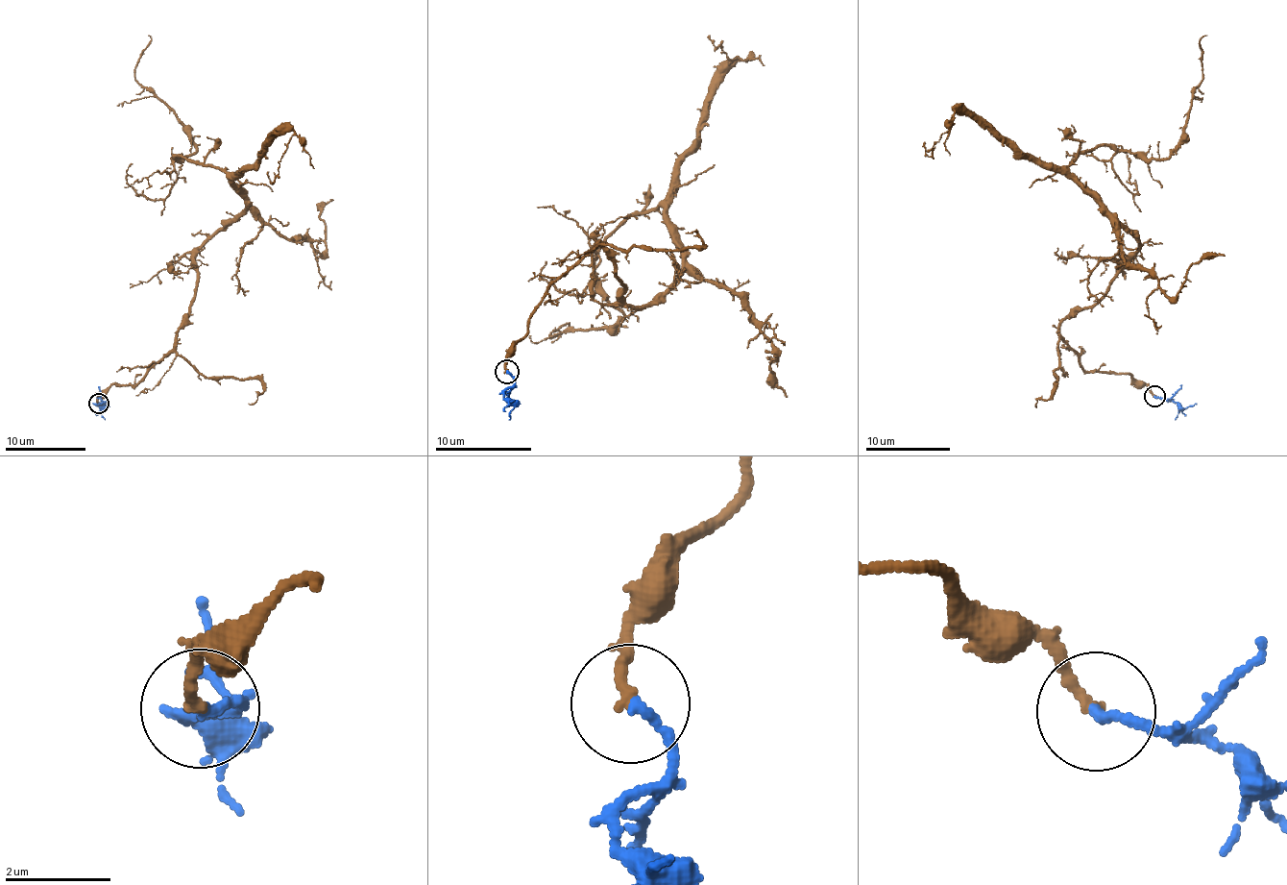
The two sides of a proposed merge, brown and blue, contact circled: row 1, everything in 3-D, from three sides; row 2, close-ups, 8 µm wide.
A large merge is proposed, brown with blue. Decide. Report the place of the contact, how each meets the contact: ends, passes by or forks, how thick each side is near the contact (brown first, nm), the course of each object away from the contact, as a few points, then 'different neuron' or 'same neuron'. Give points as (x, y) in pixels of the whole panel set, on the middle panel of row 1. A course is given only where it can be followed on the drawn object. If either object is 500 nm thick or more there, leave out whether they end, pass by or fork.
(506, 372) | brown ends | blue ends | 220/190 nm | brown via (507, 371), (596, 241), (623, 300), (657, 302), (681, 269), (662, 208), (594, 262), (623, 315), (565, 330) | blue via (507, 371), (515, 383), (505, 391), (510, 420) | same neuron

